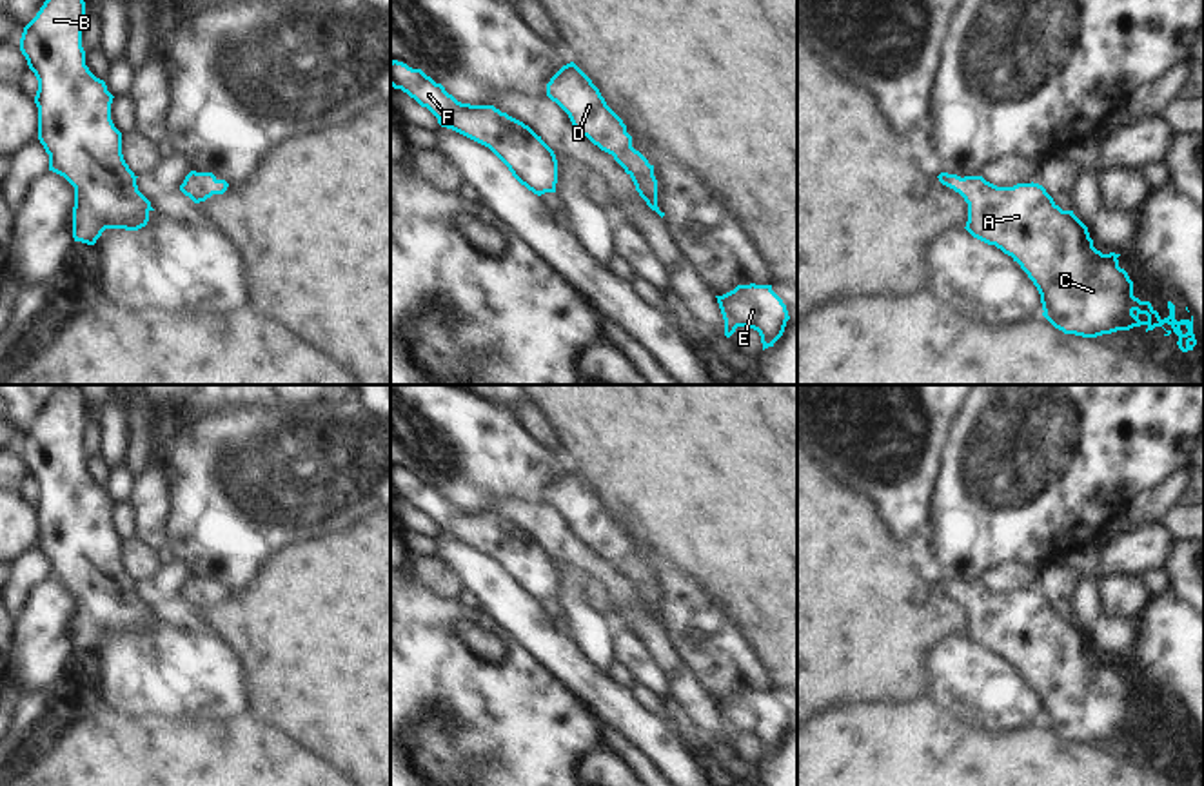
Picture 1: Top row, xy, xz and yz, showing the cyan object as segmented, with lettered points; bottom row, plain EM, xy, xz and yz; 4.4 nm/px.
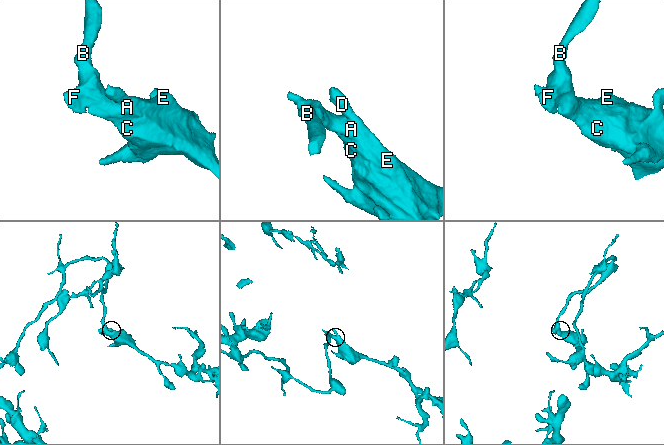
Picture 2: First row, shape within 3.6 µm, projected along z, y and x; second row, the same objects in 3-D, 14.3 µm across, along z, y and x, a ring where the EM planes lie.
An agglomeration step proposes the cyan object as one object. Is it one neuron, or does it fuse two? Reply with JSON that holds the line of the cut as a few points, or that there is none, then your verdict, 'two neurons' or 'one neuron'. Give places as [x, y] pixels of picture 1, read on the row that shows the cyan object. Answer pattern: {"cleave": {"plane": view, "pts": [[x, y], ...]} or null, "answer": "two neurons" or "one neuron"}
{"cleave": null, "answer": "one neuron"}

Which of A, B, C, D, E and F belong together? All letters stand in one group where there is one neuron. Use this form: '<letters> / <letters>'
A B C D E F

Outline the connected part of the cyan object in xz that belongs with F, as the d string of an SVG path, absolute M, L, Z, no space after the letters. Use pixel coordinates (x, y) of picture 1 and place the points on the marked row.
M390 62L390 85L427 107L441 127L489 147L534 194L556 192L558 160L554 151L523 122L494 105L458 102L421 69Z

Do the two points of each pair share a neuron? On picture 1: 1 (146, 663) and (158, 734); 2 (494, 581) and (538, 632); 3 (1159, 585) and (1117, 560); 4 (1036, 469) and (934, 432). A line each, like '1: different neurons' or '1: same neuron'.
1: different neurons
2: same neuron
3: different neurons
4: different neurons

